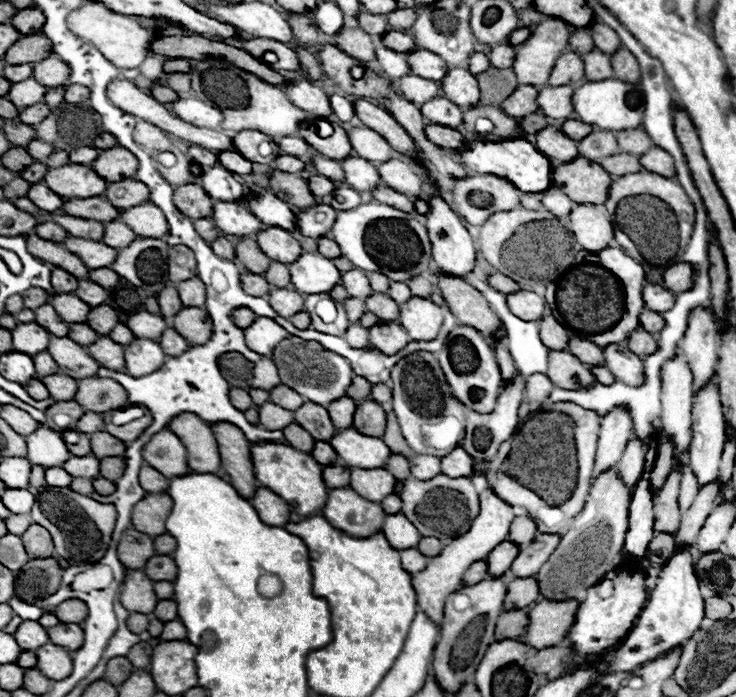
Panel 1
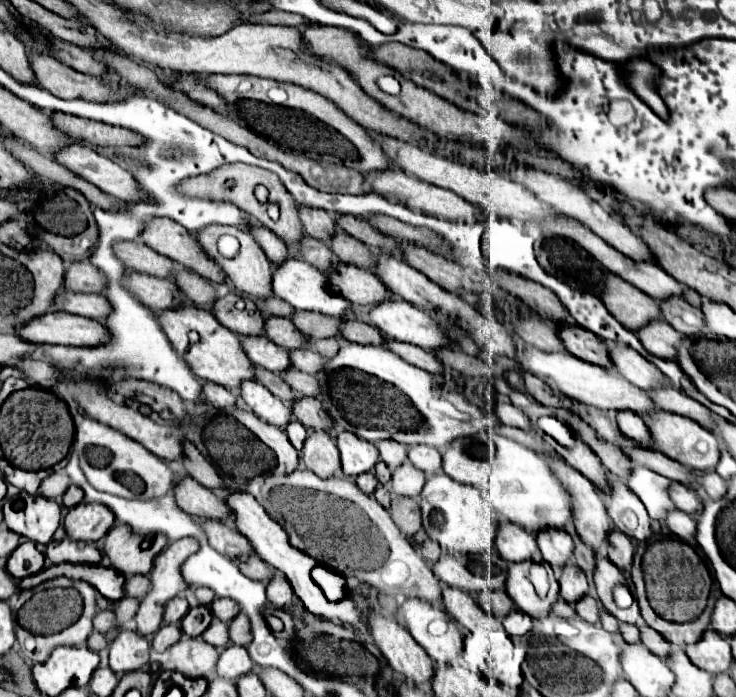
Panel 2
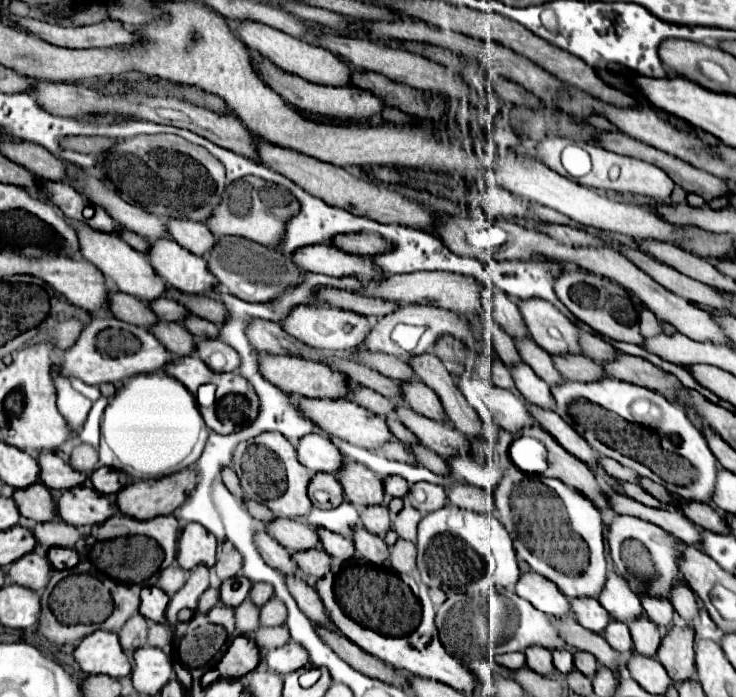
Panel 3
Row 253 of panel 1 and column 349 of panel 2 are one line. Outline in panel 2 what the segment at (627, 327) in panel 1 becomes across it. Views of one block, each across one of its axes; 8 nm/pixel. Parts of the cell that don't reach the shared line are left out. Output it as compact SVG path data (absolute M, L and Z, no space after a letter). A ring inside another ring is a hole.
M230 488L230 490L226 490L226 504L228 504L230 512L234 514L232 518L234 518L236 530L248 538L248 542L250 542L252 548L254 548L254 552L256 552L262 560L266 560L270 566L274 566L276 570L280 570L280 572L288 578L288 582L292 584L296 596L304 602L304 606L306 606L312 614L322 616L322 618L326 618L326 620L338 618L342 624L352 624L352 626L356 626L356 628L360 628L360 630L366 628L366 624L364 624L360 612L352 606L350 600L330 602L330 600L324 596L324 592L320 590L320 586L318 586L318 584L312 580L312 576L310 576L310 572L312 572L312 568L316 566L316 562L314 562L310 556L306 556L304 552L296 550L296 548L288 542L288 536L286 536L286 532L284 532L284 528L282 528L278 522L274 522L274 520L266 514L266 510L256 502L256 498L254 498L252 494L248 494L246 490L240 490L240 488Z

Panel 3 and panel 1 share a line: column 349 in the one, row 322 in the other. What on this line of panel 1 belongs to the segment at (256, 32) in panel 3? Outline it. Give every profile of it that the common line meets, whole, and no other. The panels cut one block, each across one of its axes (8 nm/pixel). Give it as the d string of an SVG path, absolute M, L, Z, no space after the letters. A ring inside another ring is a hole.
M56 294L50 296L50 304L54 306L54 310L60 314L60 318L68 324L74 322L86 322L88 312L92 310L86 302L82 302L78 296L74 294Z

